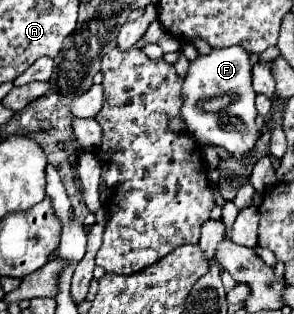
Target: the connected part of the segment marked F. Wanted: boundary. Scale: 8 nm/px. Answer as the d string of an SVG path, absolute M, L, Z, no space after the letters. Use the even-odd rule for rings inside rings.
M213 48L211 54L199 56L191 62L189 74L183 82L185 104L181 108L181 118L187 124L187 130L195 140L209 140L221 148L225 148L235 160L245 160L251 156L261 130L255 124L255 92L251 88L251 62L249 54L243 48ZM217 96L231 96L231 102L219 112L207 112L203 108L205 100Z

